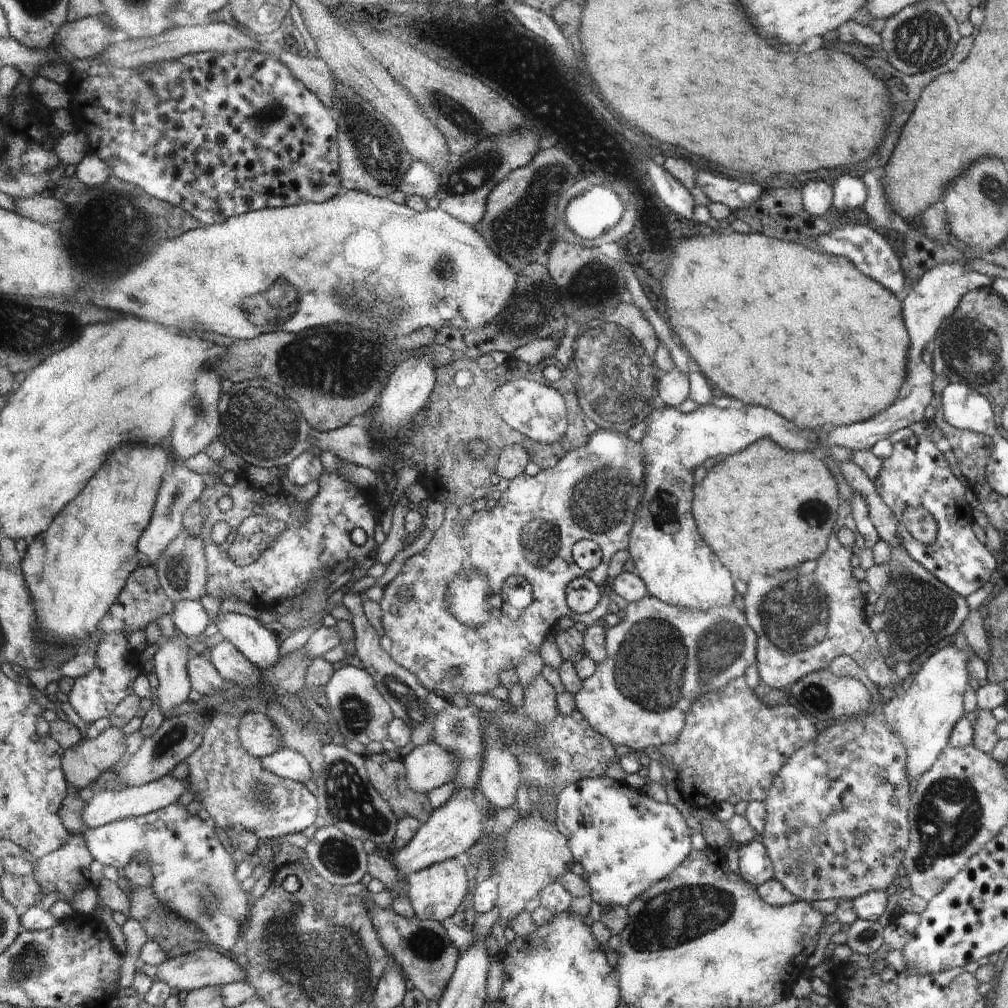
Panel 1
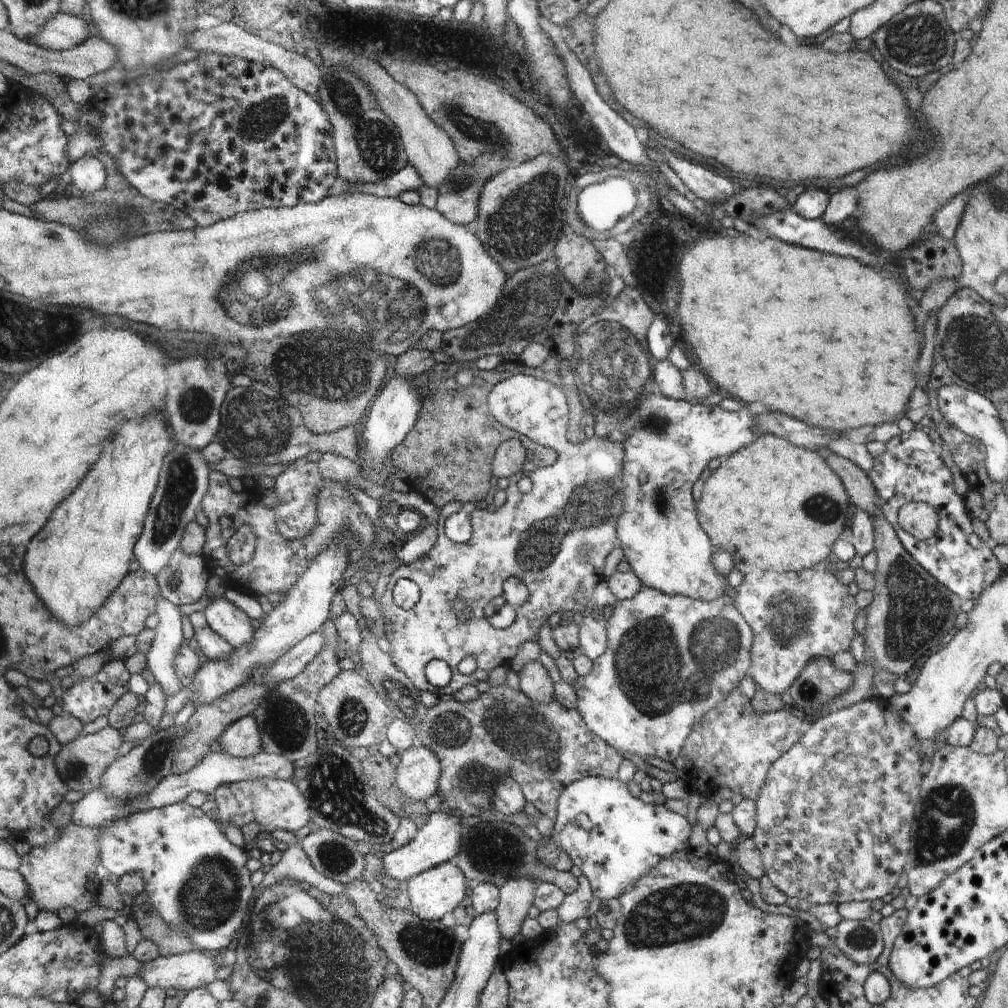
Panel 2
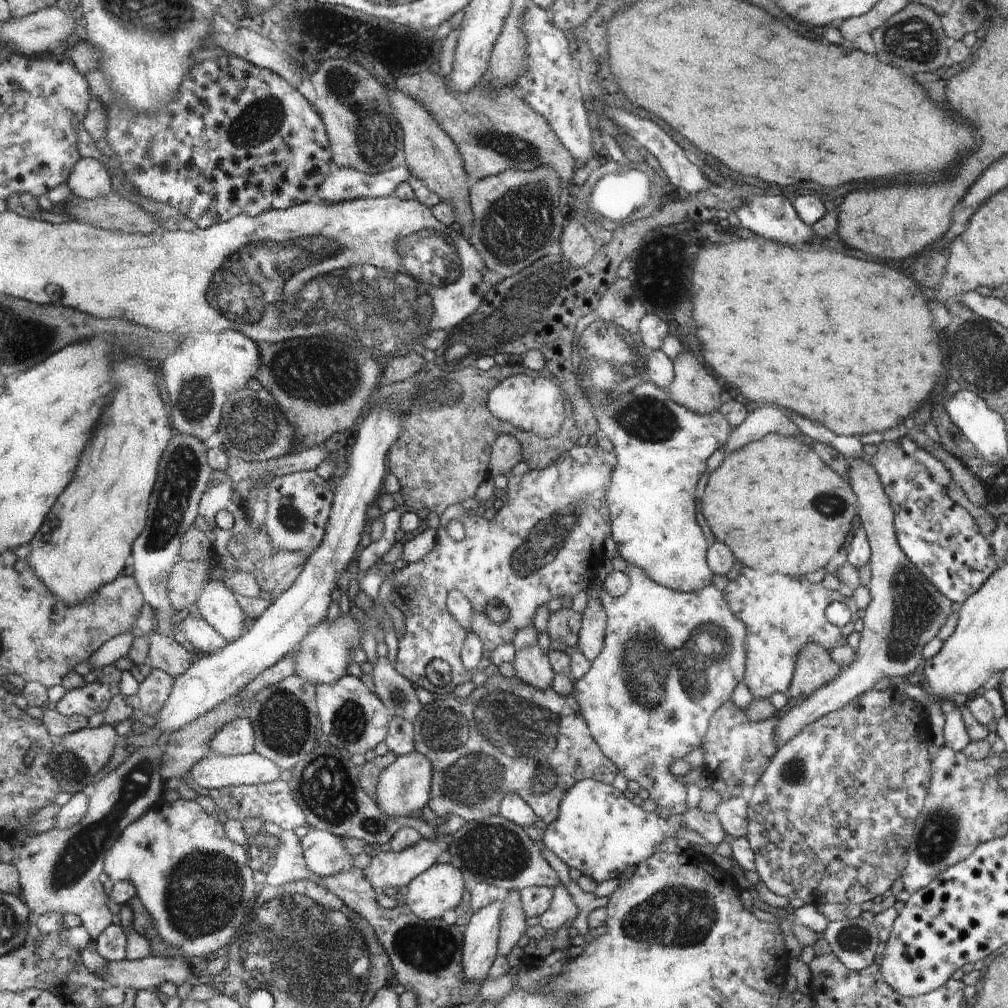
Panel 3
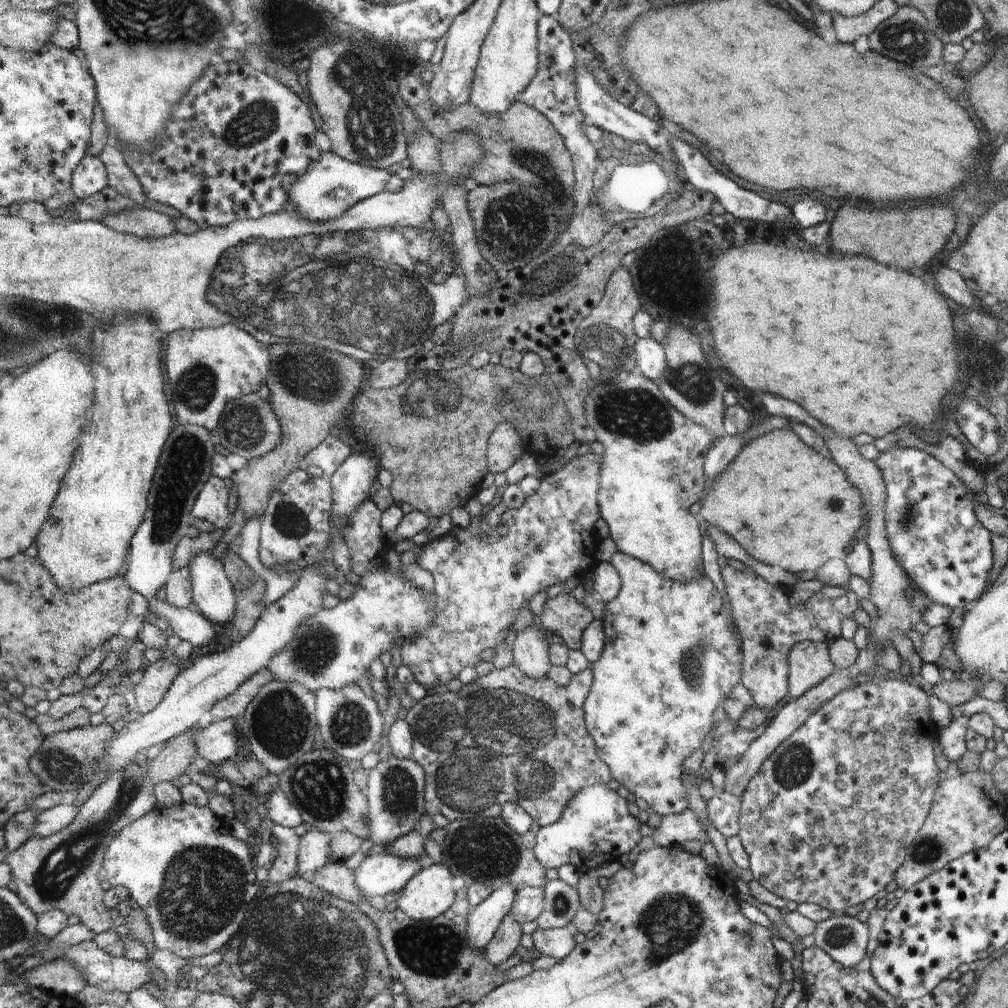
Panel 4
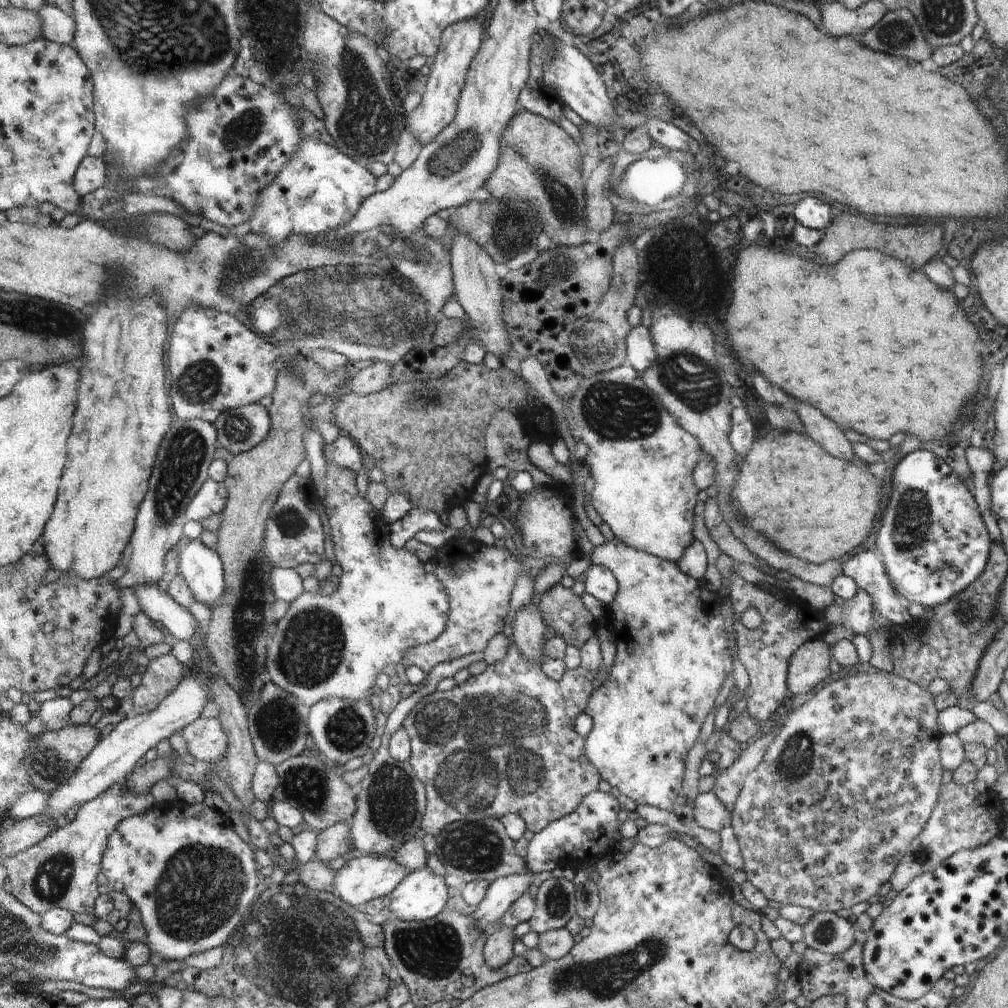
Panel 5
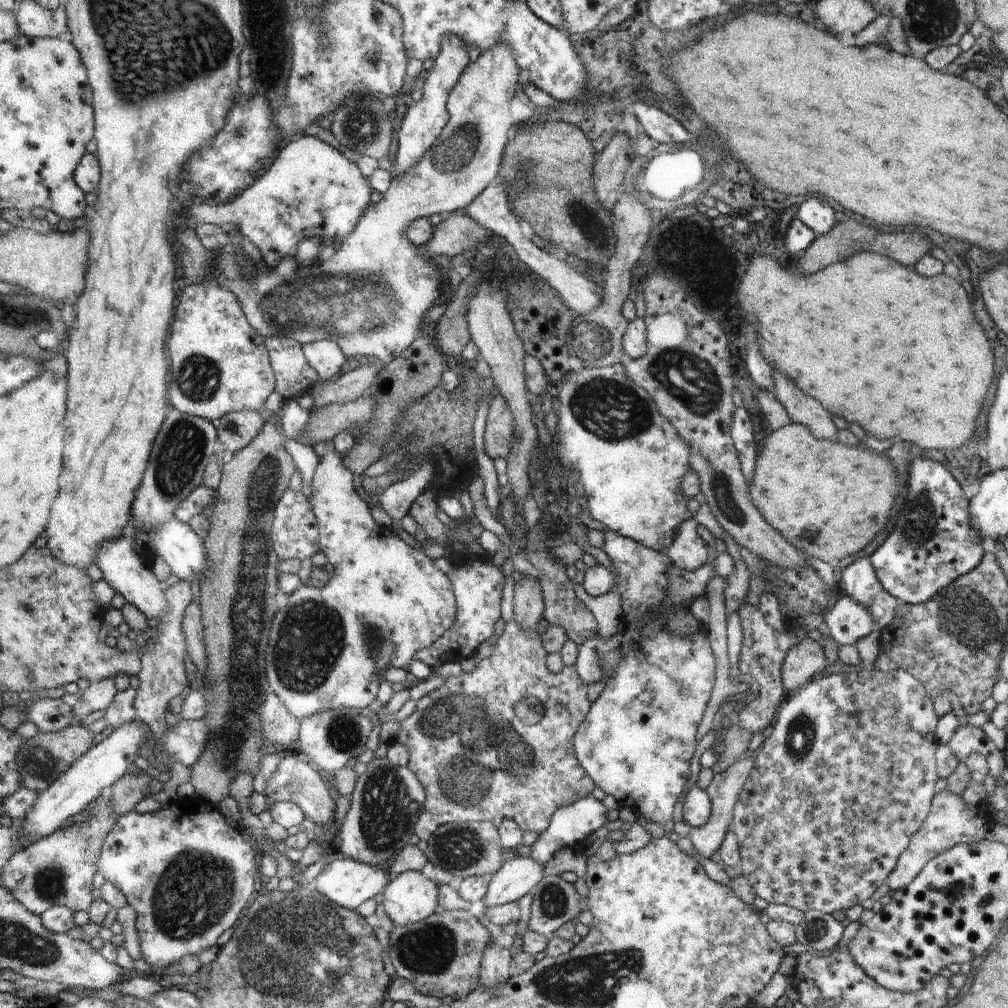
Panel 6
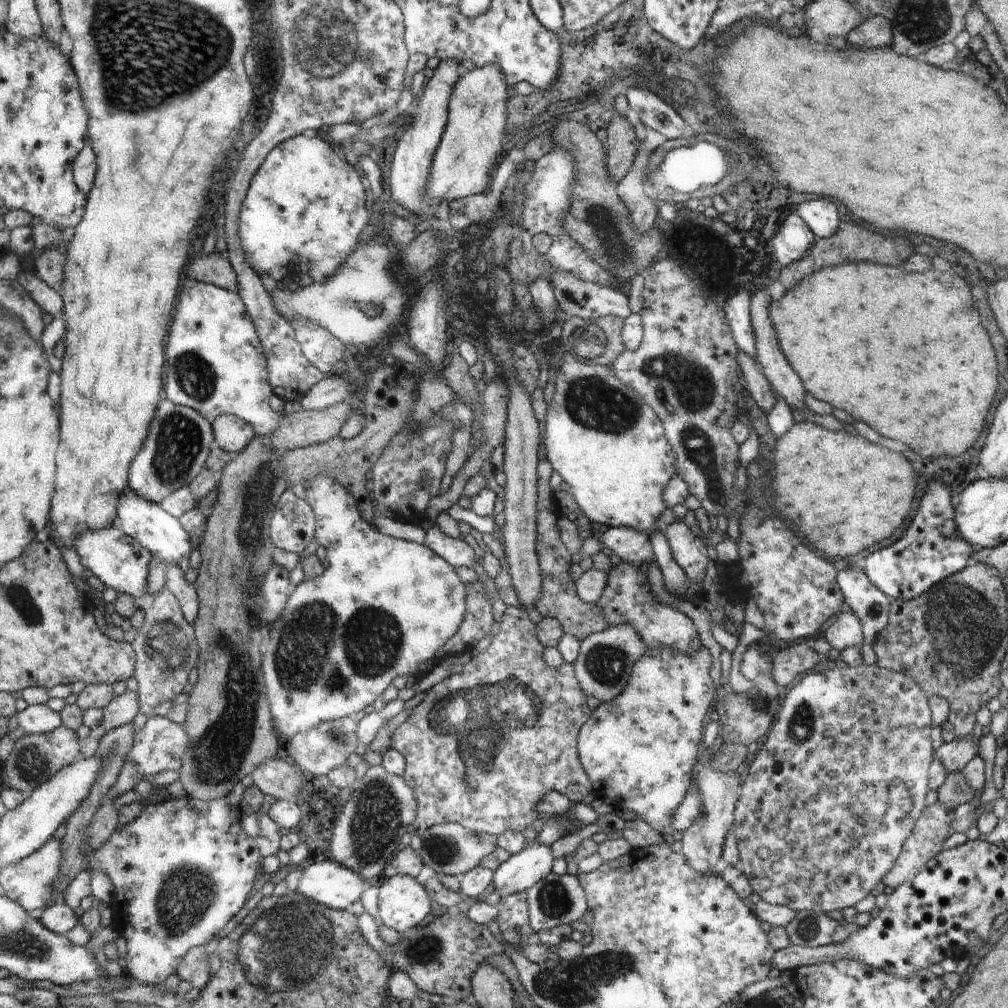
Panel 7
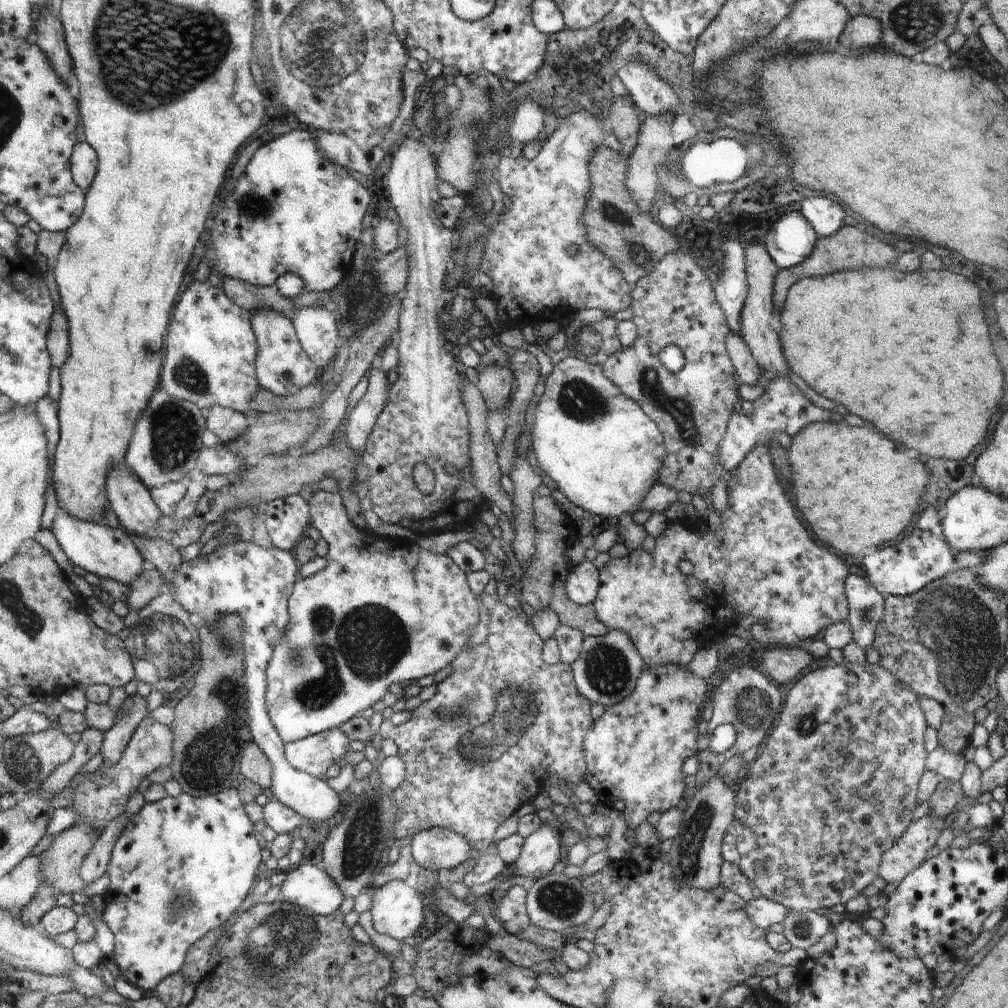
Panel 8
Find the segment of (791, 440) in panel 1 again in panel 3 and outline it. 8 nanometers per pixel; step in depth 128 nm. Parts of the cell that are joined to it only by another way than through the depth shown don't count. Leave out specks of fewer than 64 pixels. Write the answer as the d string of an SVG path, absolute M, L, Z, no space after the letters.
M646 379L634 392L602 402L596 418L599 434L612 442L618 456L606 504L619 554L664 588L702 592L710 586L712 572L706 564L708 544L696 522L694 490L706 472L706 460L726 444L734 426L720 412L692 412Z

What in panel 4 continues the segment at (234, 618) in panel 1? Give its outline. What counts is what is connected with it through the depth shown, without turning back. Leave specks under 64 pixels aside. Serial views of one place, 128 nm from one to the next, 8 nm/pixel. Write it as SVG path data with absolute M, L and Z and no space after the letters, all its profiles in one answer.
M202 552L191 564L195 603L201 608L201 613L213 621L217 626L223 627L231 623L237 615L237 588L230 580L224 560L220 560L213 553Z

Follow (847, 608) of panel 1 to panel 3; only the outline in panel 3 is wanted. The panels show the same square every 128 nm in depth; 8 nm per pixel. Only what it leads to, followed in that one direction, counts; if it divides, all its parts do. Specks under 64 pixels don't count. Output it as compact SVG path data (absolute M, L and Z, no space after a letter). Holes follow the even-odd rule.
M744 566L739 570L738 576L728 582L723 592L729 607L748 630L748 665L743 682L753 698L768 698L774 692L786 693L788 686L792 686L802 645L818 643L830 648L832 653L837 646L846 644L846 638L854 630L854 622L858 619L858 608L854 608L852 598L844 597L821 583L808 582L803 577L800 580L800 577L790 577L780 572L770 574ZM834 600L852 604L852 620L842 628L830 624L825 615L828 604Z

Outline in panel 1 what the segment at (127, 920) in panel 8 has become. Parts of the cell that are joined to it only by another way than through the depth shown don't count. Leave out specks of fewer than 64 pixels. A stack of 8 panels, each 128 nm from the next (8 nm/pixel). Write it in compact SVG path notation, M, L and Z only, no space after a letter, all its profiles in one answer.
M176 803L149 815L122 819L94 829L88 828L85 835L95 860L103 866L114 866L119 870L126 869L136 856L140 856L140 852L146 850L150 854L155 874L153 886L166 906L187 921L196 922L208 934L212 944L223 948L224 952L234 950L234 946L240 942L244 935L242 926L248 918L248 894L242 890L242 880L238 878L240 862L222 844L216 827L210 826L199 815L190 814L187 805Z

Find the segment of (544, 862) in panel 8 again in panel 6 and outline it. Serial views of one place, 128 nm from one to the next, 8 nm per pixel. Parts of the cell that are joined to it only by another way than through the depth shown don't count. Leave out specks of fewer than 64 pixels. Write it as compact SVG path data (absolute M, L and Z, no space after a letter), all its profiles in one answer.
M530 857L505 860L491 875L488 892L484 898L487 908L514 903L528 895L544 879L544 867Z

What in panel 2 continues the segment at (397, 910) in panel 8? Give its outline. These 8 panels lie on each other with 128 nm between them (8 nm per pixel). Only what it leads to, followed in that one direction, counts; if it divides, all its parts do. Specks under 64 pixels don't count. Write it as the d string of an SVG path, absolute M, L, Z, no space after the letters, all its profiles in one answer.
M454 861L439 864L408 880L409 909L424 920L440 921L466 896L465 873L452 866Z

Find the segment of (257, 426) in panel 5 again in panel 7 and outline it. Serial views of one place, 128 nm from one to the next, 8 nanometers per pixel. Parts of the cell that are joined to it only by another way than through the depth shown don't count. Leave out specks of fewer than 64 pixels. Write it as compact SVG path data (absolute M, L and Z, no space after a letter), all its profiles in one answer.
M223 414L213 422L213 426L216 434L214 448L236 452L238 456L256 438L253 425L240 416Z

